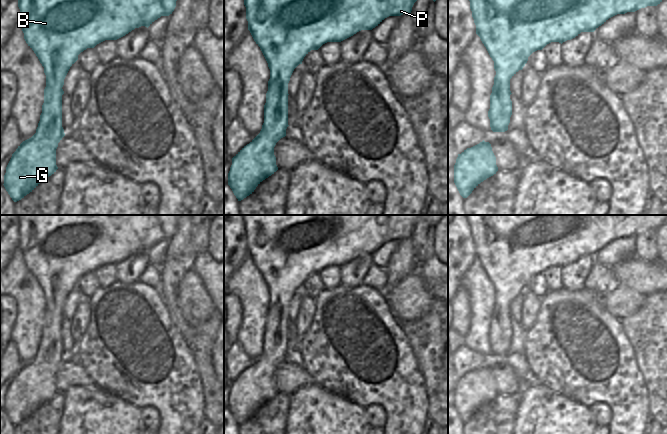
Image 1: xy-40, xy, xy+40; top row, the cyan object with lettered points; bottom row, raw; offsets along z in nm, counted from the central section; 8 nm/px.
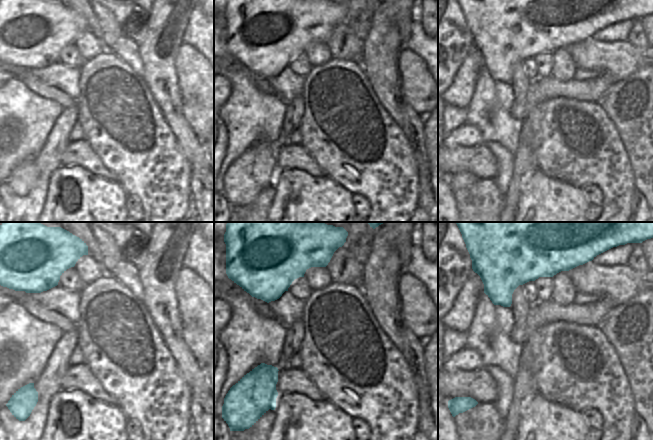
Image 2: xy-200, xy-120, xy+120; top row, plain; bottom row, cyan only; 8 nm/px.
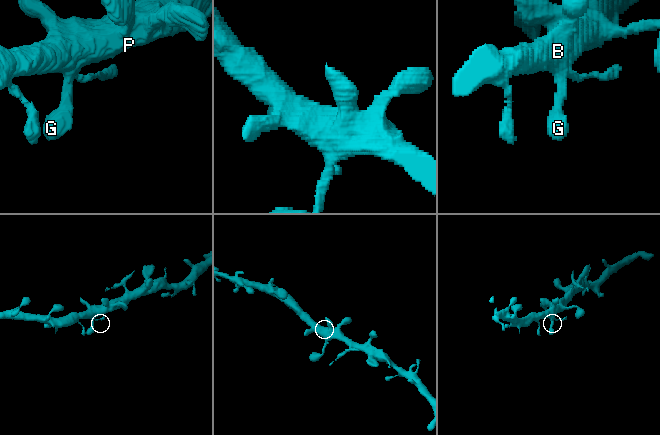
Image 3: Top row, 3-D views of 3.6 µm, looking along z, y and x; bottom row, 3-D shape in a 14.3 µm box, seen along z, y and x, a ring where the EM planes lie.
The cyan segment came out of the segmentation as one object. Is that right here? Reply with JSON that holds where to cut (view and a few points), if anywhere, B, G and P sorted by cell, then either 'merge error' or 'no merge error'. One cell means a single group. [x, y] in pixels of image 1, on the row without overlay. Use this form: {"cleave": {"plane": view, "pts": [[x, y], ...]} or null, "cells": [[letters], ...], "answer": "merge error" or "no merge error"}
{"cleave": null, "cells": [["B", "G", "P"]], "answer": "no merge error"}

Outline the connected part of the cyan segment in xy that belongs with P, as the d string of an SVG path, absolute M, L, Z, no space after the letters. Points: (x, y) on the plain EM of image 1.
M242 215L246 231L248 254L260 271L270 293L264 347L260 357L233 382L228 397L228 409L238 425L254 416L266 402L274 398L278 391L274 379L276 367L286 360L288 349L288 307L294 293L302 288L311 274L318 274L327 266L341 266L361 254L372 254L389 240L410 238L418 223L427 222L434 226L442 215Z

